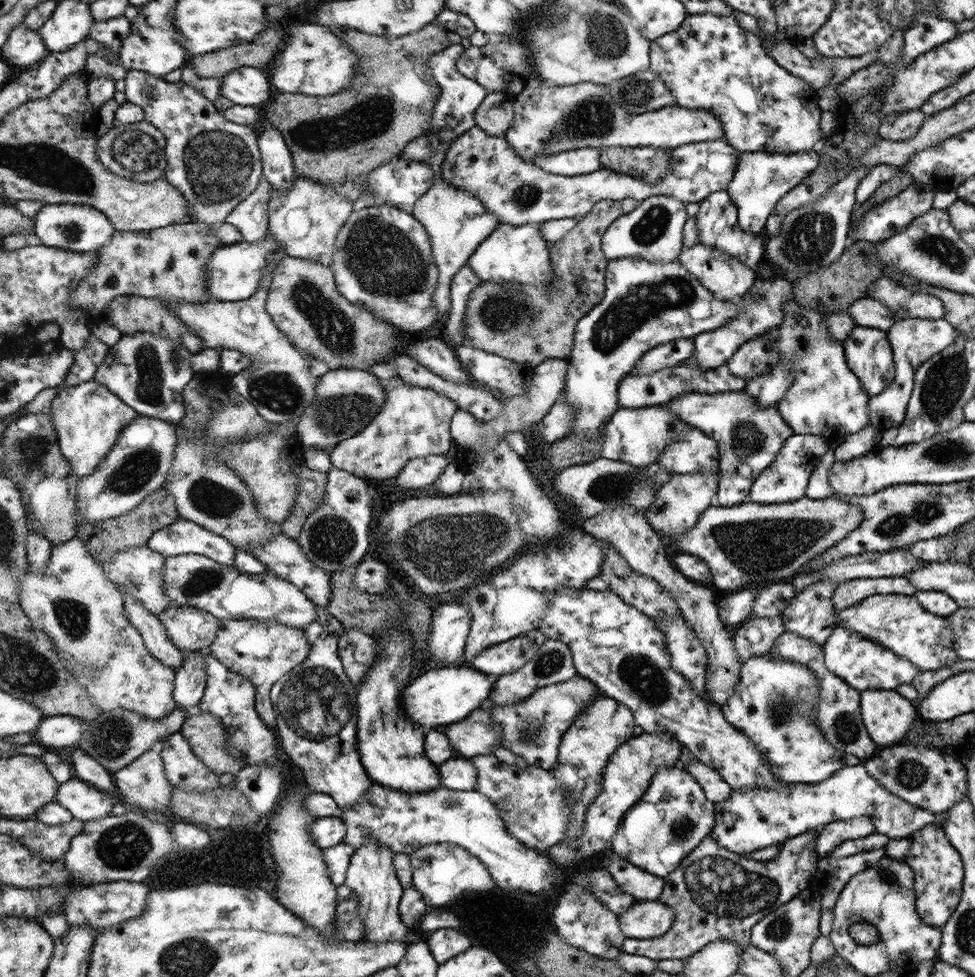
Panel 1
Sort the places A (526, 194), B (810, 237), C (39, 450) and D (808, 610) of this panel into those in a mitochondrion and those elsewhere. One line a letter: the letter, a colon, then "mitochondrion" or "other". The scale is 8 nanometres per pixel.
A: mitochondrion
B: mitochondrion
C: mitochondrion
D: other

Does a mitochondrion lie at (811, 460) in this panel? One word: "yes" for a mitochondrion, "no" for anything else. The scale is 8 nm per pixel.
no

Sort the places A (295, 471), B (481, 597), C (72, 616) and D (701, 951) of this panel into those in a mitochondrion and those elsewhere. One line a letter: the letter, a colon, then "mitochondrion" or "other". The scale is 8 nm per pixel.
A: other
B: mitochondrion
C: mitochondrion
D: other

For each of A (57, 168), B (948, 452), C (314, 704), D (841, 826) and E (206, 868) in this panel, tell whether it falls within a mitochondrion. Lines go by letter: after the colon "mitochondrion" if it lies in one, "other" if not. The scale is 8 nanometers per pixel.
A: mitochondrion
B: mitochondrion
C: mitochondrion
D: other
E: other

